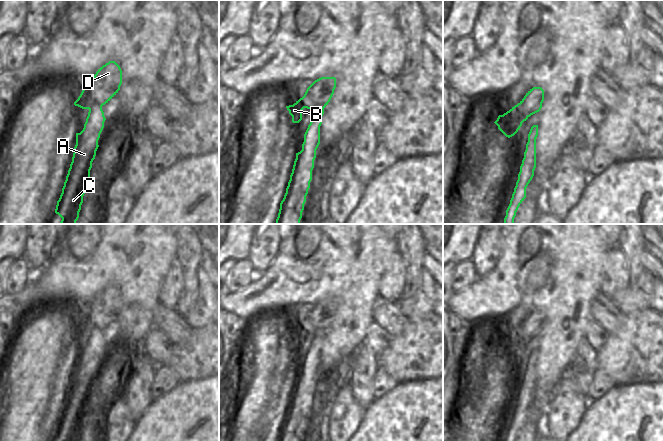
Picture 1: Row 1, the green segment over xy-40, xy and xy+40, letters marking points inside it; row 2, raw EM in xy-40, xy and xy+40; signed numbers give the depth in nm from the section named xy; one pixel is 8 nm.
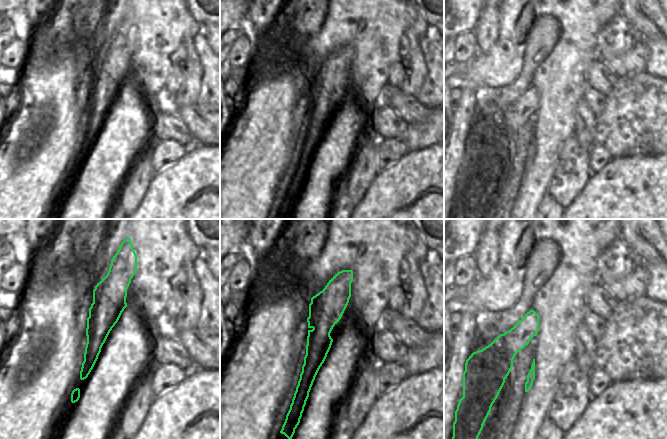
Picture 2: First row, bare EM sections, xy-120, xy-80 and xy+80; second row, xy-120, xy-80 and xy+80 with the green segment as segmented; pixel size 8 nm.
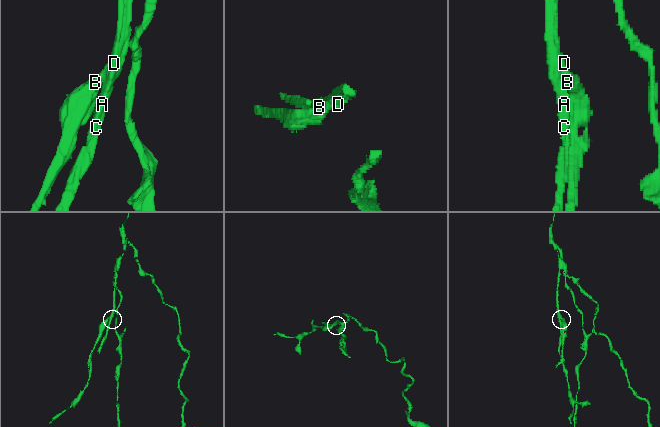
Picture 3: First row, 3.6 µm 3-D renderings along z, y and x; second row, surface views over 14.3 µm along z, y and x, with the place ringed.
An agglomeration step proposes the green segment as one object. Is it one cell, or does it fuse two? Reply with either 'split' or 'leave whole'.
split

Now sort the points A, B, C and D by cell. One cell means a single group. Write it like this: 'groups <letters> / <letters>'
groups A C D / B

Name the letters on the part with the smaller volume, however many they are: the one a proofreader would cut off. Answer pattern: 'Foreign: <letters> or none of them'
Foreign: B

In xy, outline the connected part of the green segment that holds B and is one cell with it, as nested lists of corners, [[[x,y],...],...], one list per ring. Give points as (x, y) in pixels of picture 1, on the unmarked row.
[[[308,311],[302,322],[296,325],[293,329],[286,330],[286,332],[292,340],[292,346],[299,347],[302,344],[302,334],[304,332],[316,332],[316,328],[314,326],[314,312]]]

